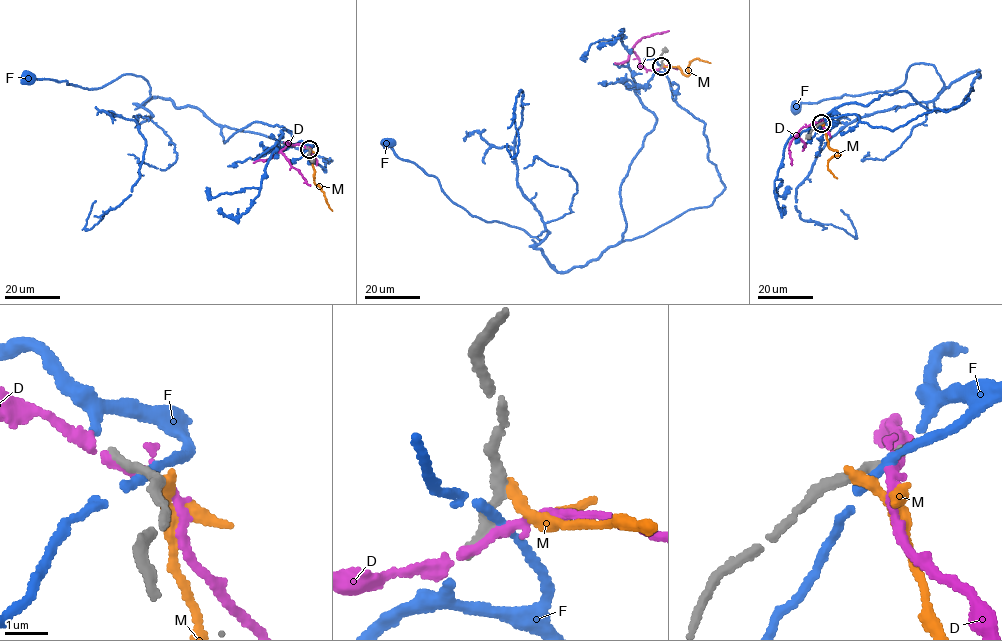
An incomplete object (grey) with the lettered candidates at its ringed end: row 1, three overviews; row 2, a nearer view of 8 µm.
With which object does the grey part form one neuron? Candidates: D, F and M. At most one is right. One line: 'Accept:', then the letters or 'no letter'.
Accept: F

